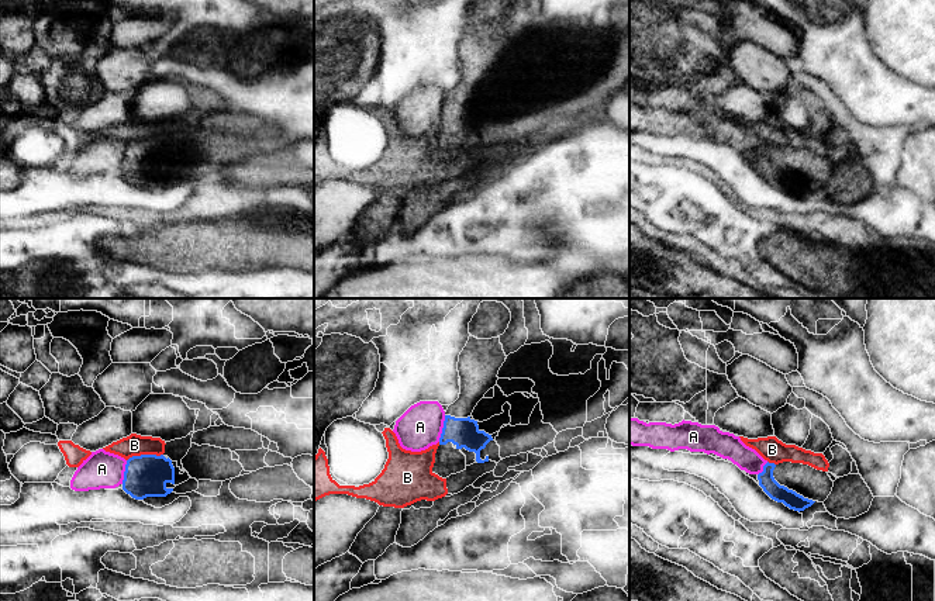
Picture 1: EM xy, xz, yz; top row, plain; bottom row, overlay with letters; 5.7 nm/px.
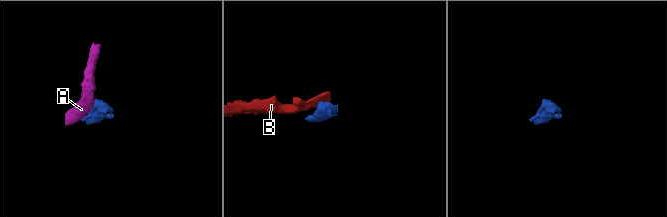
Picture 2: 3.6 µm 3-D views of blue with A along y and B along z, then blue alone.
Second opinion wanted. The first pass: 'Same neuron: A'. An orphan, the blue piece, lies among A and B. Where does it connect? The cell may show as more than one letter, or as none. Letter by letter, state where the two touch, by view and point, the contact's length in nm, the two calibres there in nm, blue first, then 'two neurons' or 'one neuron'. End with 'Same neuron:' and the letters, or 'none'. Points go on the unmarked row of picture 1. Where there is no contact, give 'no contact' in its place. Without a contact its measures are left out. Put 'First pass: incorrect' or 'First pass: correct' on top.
First pass: incorrect
A: meets blue in xz at (442, 113); contact 160 nm long; 170 nm thick on the blue side, 240 nm on the other; two neurons
B: meets blue in xy at (144, 140); contact 220 nm long; 240 nm thick on the blue side, 130 nm on the other; two neurons
Same neuron: none

